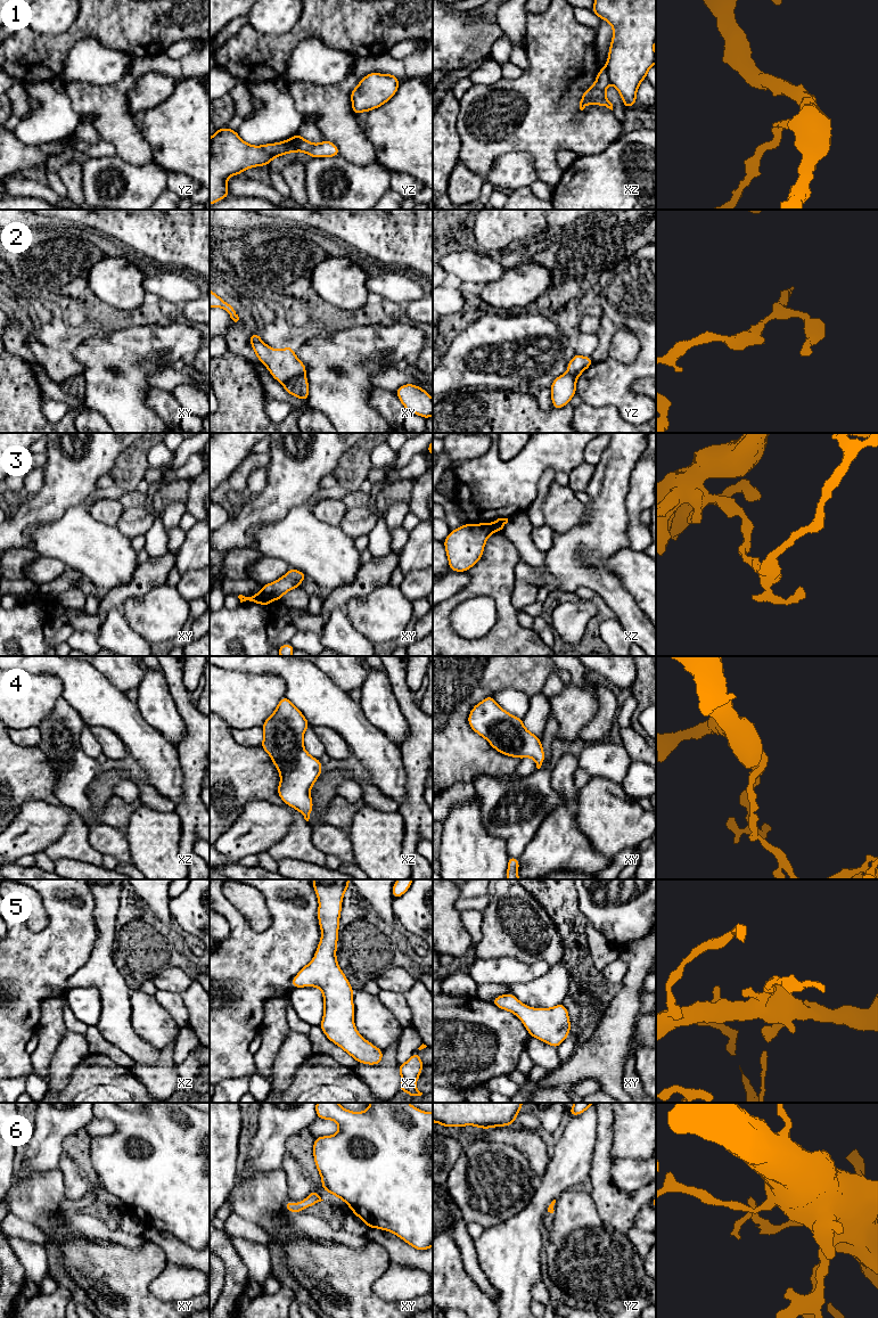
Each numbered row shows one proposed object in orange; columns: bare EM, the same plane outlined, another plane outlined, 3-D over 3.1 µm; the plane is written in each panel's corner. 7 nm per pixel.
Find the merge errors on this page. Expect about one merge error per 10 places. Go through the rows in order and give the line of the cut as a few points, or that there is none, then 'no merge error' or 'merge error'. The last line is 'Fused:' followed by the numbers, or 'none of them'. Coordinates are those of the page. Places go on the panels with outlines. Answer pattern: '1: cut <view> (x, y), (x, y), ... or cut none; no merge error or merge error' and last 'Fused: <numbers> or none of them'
1: cut yz (297, 134), (296, 150); merge error
2: cut xy (304, 374), (290, 377), (282, 384); merge error
3: cut xy (261, 590), (270, 600); merge error
4: cut none; no merge error
5: cut none; no merge error
6: cut none; no merge error
Fused: 1, 2, 3

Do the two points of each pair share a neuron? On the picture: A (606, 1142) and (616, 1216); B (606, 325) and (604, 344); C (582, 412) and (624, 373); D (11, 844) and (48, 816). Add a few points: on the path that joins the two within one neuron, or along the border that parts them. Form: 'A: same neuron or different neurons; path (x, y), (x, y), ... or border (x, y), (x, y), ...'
A: same neuron; path (601, 1160), (601, 1189), (607, 1197)
B: same neuron; path (606, 329), (605, 340)
C: different neurons; border (583, 402), (593, 407), (612, 406)
D: same neuron; path (21, 837), (39, 824)

